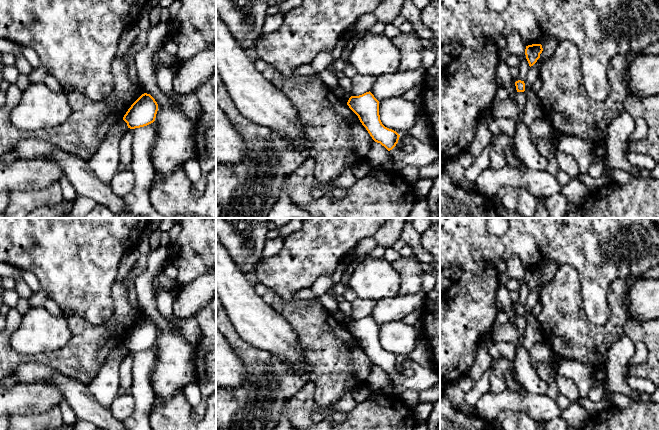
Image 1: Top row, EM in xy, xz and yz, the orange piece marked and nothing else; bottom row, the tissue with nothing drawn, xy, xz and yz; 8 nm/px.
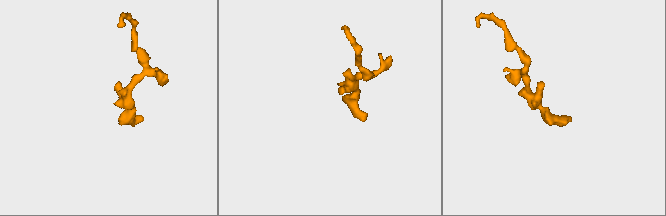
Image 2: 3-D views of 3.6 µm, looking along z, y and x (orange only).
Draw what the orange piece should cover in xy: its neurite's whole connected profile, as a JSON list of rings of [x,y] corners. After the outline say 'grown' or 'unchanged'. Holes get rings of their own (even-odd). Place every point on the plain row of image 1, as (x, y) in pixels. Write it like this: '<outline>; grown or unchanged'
[[[144,317],[131,329],[123,344],[130,353],[144,351],[155,345],[157,335],[158,328],[155,323]]]; unchanged

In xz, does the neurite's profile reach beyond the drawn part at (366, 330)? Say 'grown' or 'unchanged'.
grown

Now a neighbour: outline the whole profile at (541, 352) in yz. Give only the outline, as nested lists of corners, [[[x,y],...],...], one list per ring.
[[[543,341],[536,343],[528,350],[530,362],[532,366],[537,366],[540,363],[546,363],[554,369],[554,352],[550,345]]]

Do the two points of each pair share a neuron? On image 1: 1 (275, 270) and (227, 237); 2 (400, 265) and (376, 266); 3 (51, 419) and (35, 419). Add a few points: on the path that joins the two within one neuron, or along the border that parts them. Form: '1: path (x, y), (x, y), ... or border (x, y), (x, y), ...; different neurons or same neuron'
1: border (262, 258), (254, 271); different neurons
2: border (390, 263), (400, 279), (400, 286), (398, 288); different neurons
3: path (47, 419), (39, 419); same neuron

